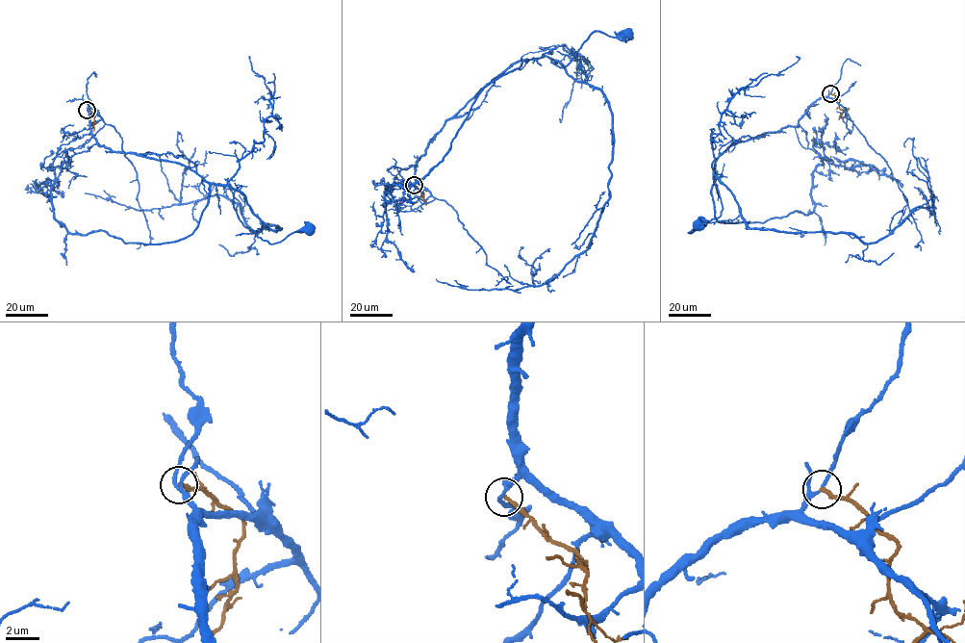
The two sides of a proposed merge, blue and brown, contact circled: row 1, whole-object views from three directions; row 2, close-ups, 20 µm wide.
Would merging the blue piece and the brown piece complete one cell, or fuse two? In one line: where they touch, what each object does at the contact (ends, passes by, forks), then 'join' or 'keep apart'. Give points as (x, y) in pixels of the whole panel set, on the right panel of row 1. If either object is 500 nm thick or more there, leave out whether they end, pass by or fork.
place (830, 93); blue forks; brown ends; keep apart

